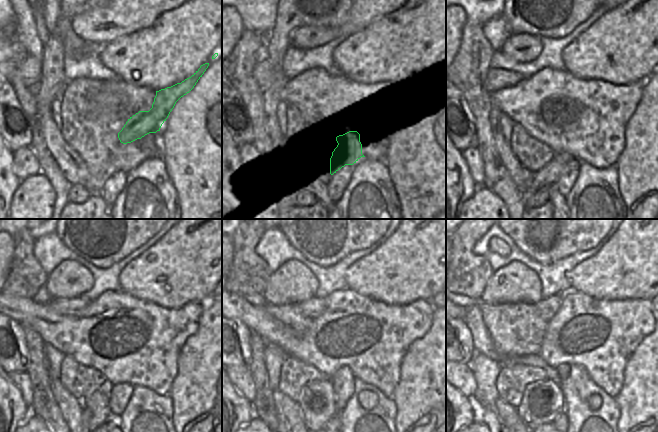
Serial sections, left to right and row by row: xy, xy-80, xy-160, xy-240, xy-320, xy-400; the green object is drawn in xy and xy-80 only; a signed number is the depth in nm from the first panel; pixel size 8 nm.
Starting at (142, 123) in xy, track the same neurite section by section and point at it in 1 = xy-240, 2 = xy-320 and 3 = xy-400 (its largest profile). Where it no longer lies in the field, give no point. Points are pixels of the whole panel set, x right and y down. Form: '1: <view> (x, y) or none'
1: xy-240 (85, 419)
2: none
3: none

